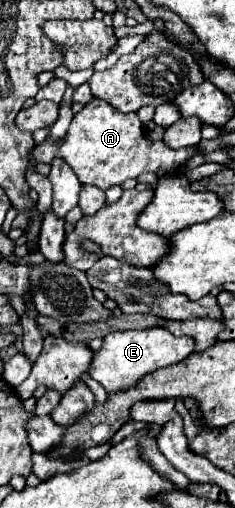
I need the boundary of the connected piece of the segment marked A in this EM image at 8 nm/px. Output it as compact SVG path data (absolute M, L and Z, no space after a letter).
M91 98L79 114L75 114L67 136L63 142L53 144L49 138L33 148L33 158L37 162L51 162L51 154L63 154L63 160L73 168L81 184L91 184L101 190L109 186L121 186L129 178L137 178L143 172L179 172L185 168L187 160L195 154L203 154L197 146L193 148L169 148L163 140L149 140L143 134L143 122L137 112L117 112L109 102Z

